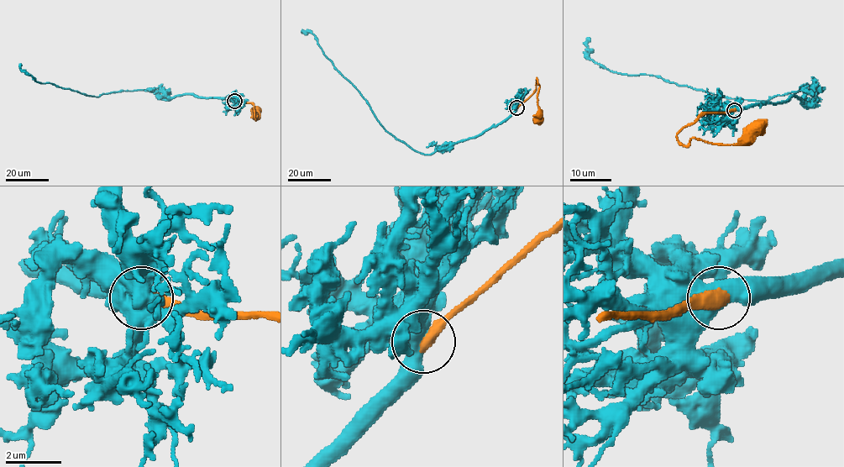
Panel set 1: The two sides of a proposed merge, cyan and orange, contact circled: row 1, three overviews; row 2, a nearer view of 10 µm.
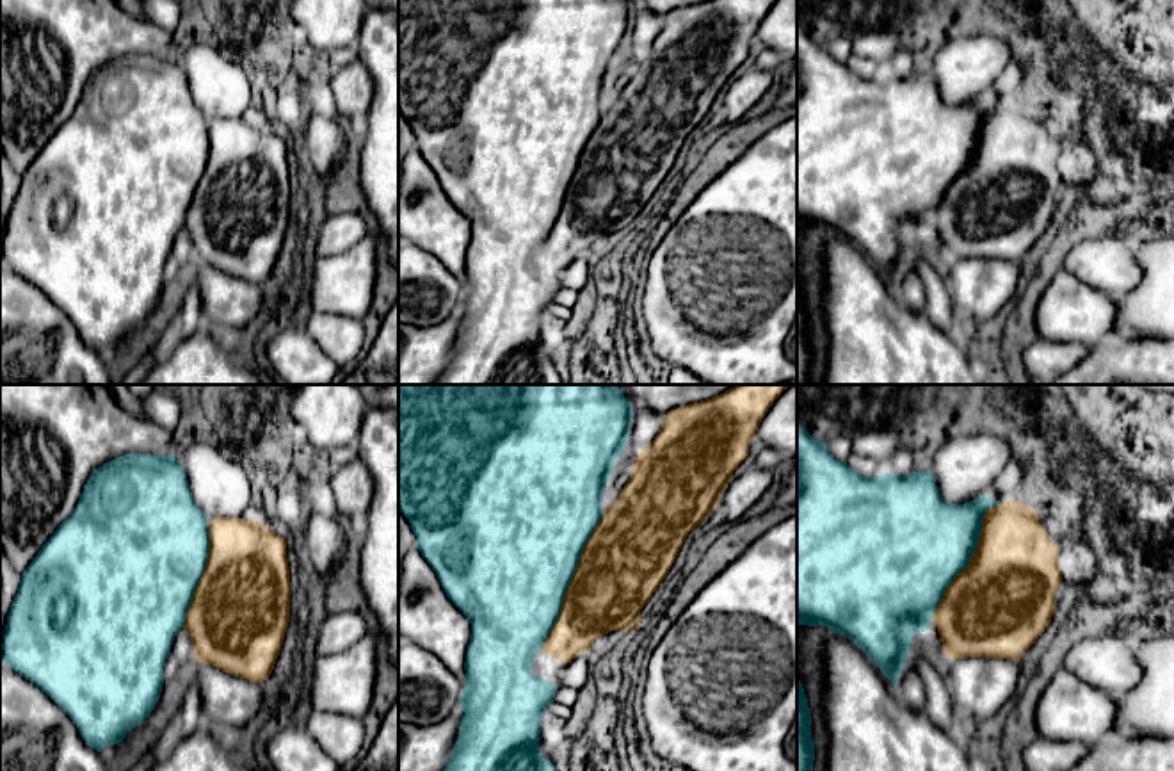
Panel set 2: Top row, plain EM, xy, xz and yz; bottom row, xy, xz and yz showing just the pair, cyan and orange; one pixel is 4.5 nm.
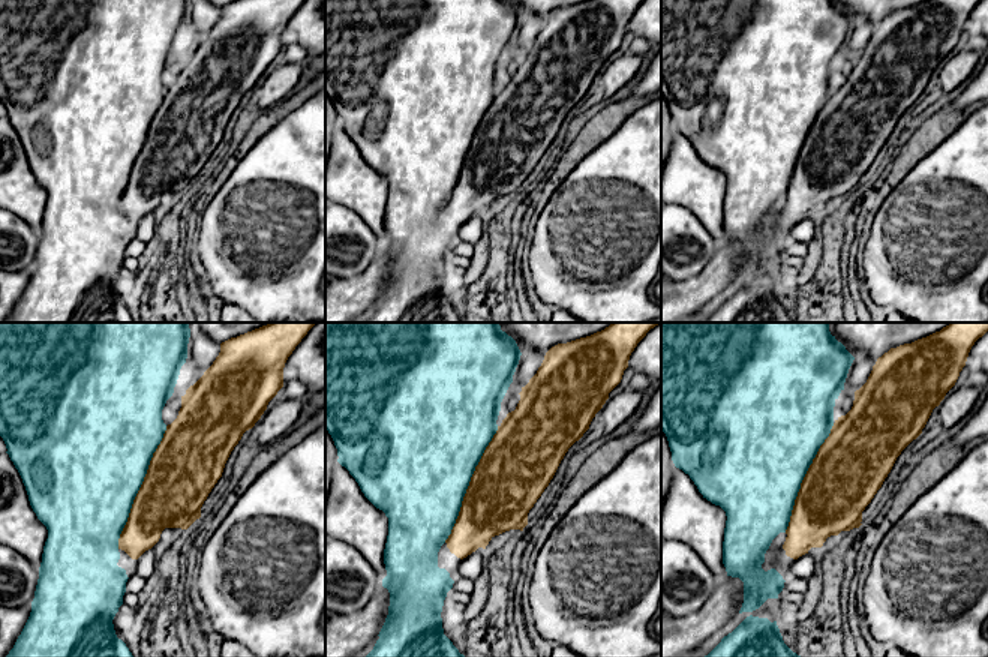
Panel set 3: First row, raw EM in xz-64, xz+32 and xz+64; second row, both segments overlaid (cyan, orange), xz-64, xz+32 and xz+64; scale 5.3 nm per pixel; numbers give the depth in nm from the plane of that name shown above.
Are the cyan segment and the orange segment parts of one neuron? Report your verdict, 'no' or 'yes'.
yes

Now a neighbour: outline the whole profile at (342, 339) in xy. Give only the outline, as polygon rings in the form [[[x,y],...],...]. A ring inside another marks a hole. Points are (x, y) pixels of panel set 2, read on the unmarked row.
[[[311,313],[302,328],[338,367],[352,367],[363,353],[361,319]]]

